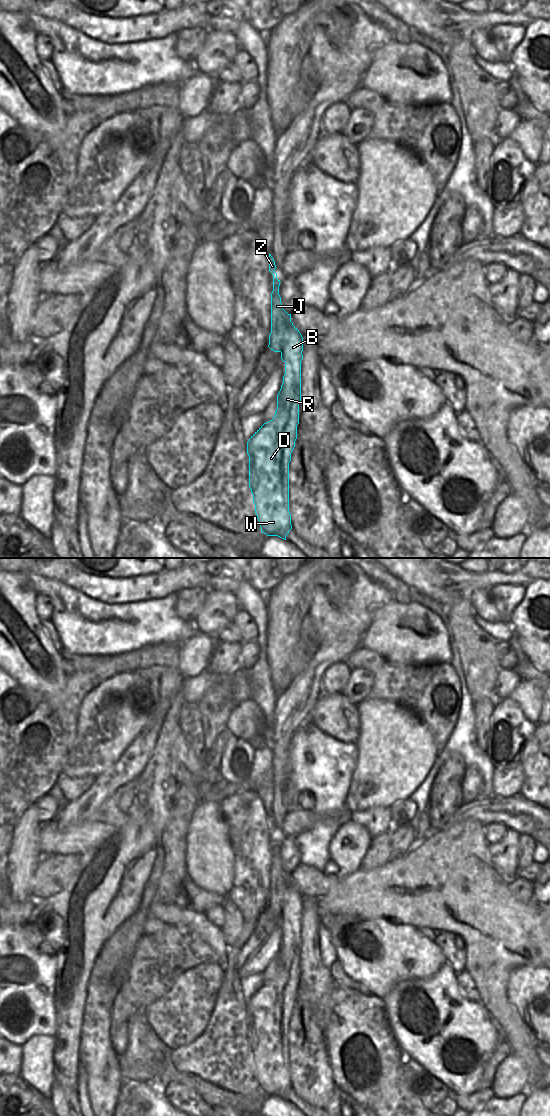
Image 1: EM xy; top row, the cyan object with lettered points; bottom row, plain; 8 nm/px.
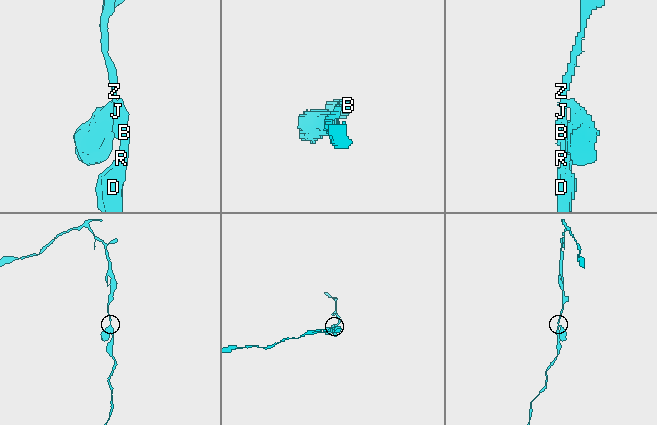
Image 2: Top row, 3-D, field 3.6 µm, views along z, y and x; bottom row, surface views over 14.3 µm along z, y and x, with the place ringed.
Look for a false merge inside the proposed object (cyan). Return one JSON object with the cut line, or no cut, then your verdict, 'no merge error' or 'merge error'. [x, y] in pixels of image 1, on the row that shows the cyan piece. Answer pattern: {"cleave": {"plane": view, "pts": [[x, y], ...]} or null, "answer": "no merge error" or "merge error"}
{"cleave": {"plane": "xy", "pts": [[291, 322], [286, 336], [279, 345], [279, 351]]}, "answer": "merge error"}

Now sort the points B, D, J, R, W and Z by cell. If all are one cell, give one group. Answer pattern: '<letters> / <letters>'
B D R W / J Z

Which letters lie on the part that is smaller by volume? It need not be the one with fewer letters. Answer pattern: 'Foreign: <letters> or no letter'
Foreign: B, D, R, W

